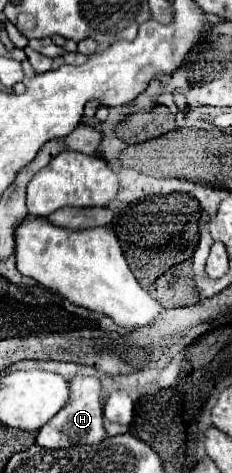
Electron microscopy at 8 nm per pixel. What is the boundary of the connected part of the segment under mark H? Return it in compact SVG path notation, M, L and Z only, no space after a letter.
M75 377L69 383L69 401L65 407L45 423L35 437L35 443L47 449L61 449L83 443L99 443L105 439L103 429L103 405L101 405L101 383L95 377Z

